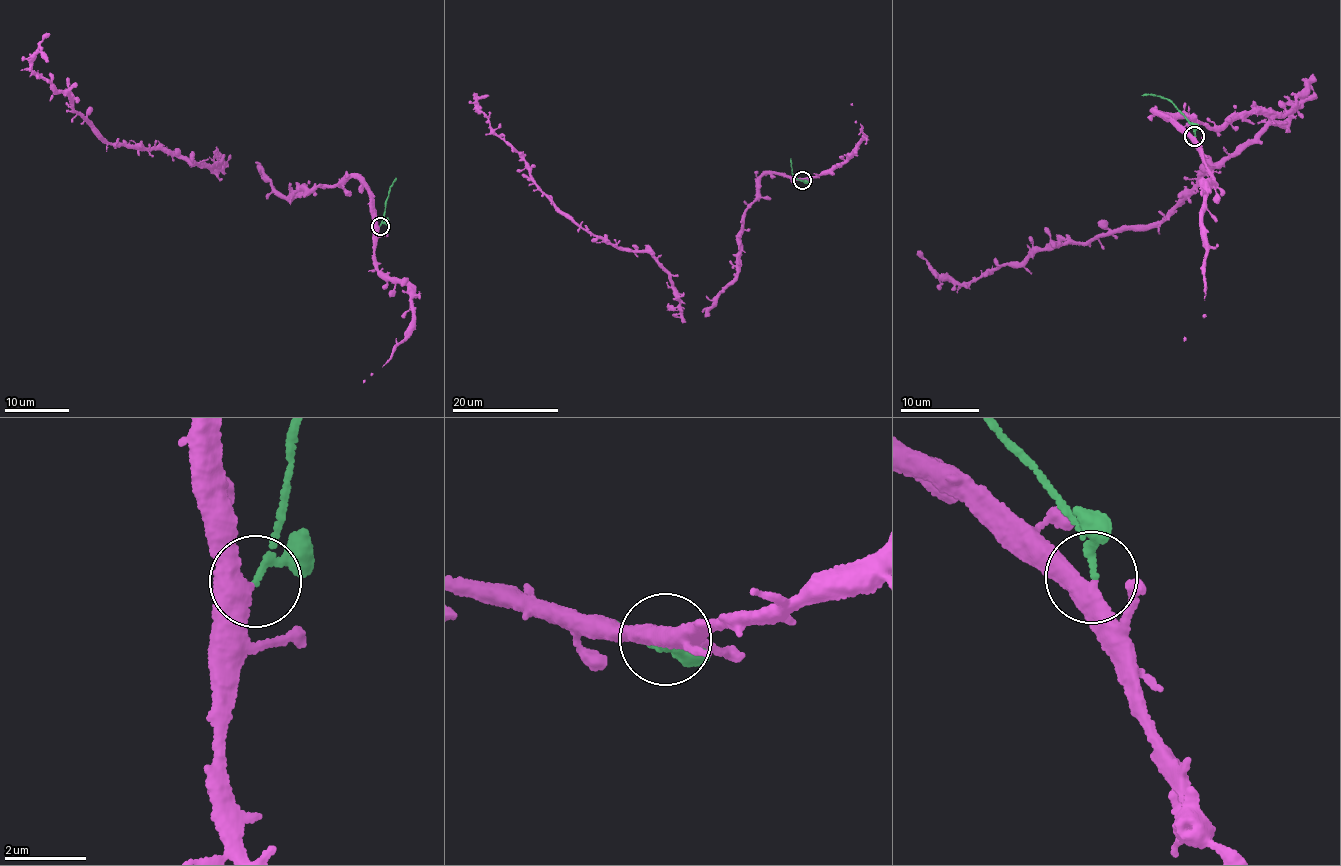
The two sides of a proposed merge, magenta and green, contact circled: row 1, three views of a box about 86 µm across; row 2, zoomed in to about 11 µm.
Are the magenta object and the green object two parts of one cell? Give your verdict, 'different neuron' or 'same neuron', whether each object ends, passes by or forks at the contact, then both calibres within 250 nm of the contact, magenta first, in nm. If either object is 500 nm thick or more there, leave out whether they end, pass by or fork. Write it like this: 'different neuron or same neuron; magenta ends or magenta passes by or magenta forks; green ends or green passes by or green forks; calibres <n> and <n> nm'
different neuron; magenta passes by; green passes by; calibres 380 and 110 nm

